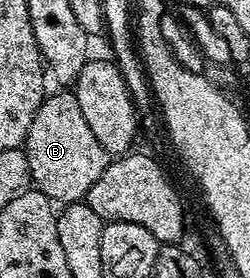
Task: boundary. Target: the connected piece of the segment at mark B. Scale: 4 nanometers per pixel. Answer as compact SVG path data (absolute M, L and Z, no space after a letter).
M51 92L36 111L24 148L33 188L51 202L73 203L83 200L92 183L100 179L108 164L108 154L100 139L92 135L92 127L88 127L73 92L58 92L62 93Z

